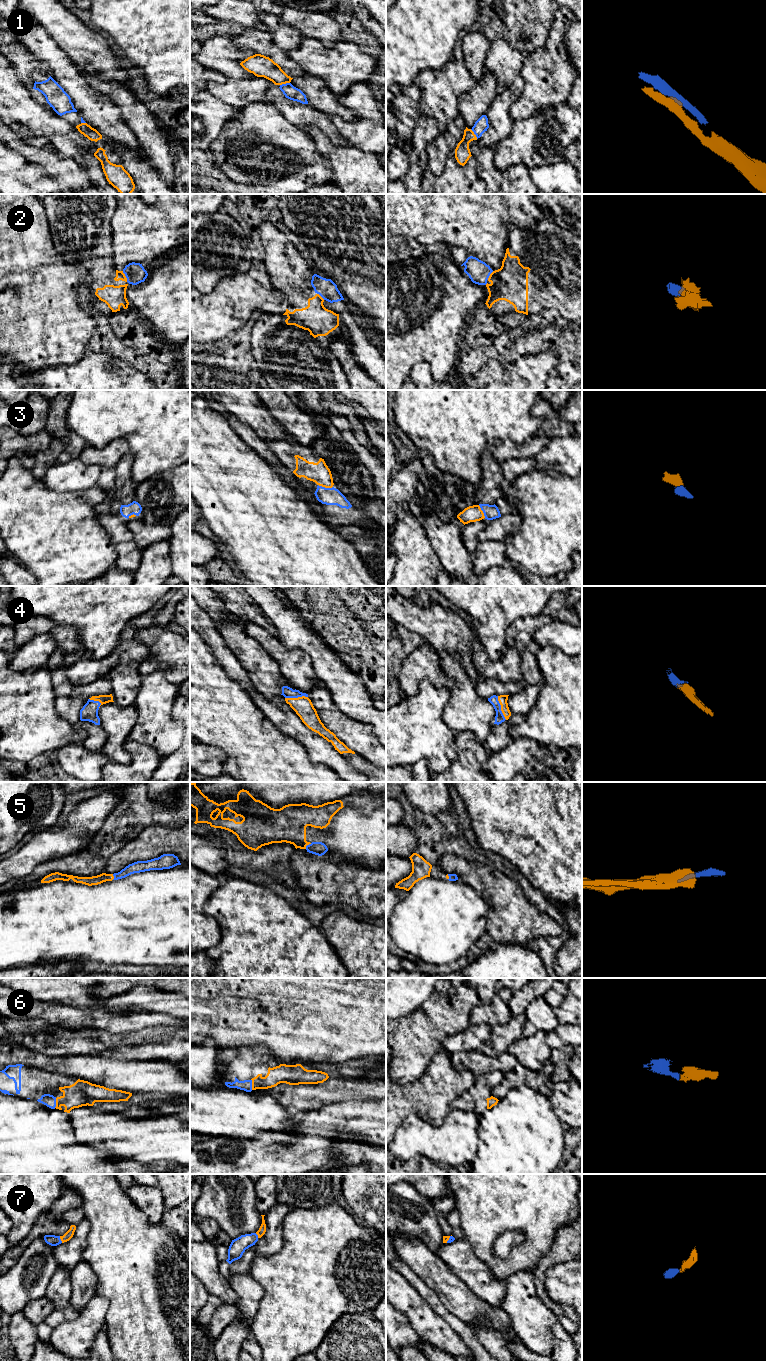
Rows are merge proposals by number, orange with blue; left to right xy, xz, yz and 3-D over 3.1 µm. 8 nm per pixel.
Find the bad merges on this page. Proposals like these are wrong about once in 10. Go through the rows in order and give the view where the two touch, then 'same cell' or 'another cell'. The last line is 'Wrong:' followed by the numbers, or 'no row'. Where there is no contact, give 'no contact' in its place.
1: contact in xz; same cell
2: contact in xy; same cell
3: contact in xz; same cell
4: contact in yz; same cell
5: contact in xz; same cell
6: contact in xz; same cell
7: contact in xy; same cell
Wrong: no row

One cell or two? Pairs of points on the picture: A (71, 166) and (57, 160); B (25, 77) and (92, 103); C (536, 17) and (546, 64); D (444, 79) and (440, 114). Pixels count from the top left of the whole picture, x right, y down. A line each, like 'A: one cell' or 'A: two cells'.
A: one cell
B: two cells
C: two cells
D: one cell

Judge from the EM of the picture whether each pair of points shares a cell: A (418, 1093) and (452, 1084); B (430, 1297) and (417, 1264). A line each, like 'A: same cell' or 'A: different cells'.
A: same cell
B: different cells

